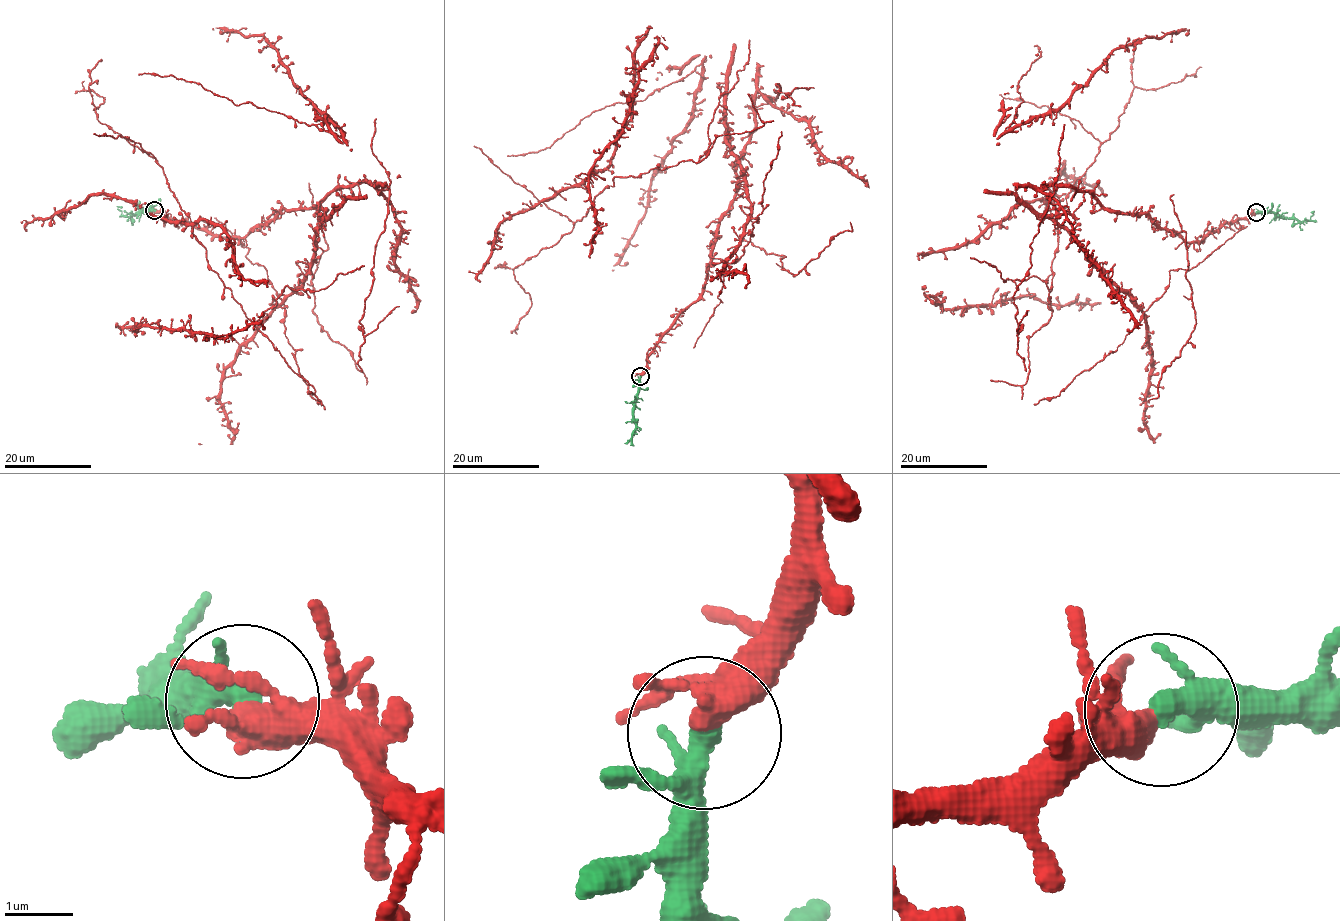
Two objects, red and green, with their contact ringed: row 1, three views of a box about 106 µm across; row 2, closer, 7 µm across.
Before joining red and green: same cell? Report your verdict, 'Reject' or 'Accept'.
Accept

